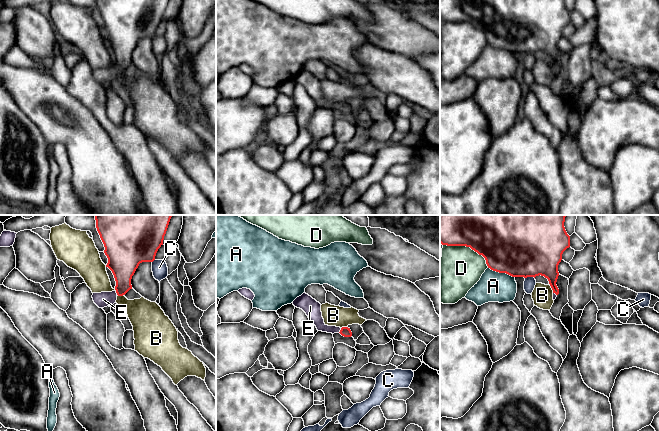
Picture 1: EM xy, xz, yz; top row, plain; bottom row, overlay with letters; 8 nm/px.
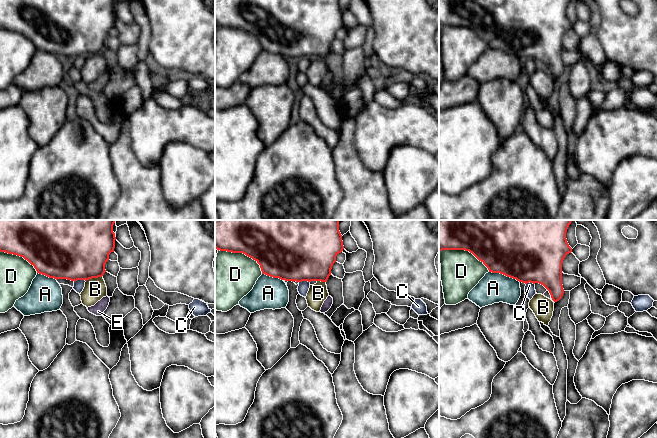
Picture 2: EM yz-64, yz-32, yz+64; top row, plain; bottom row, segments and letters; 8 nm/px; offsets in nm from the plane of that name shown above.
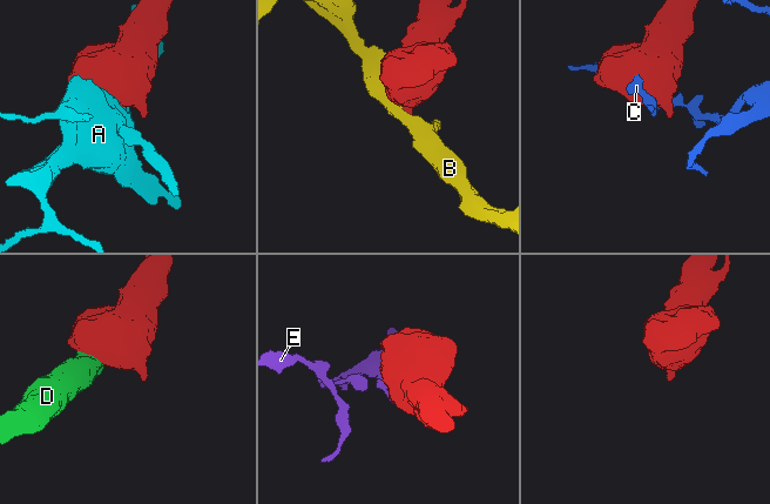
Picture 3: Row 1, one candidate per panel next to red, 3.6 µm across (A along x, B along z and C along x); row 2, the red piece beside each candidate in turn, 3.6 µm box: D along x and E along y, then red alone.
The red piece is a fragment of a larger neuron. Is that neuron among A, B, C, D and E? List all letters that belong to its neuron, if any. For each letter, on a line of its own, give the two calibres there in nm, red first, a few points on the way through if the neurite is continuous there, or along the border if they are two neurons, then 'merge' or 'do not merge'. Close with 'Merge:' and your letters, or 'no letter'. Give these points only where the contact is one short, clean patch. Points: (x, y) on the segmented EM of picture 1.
A: 500/240 nm | do not merge
B: 240/170 nm | along yz (549, 285), (553, 292) | do not merge
C: 500/100 nm | do not merge
D: 500/340 nm | do not merge
E: 80/120 nm | across xz (345, 331), (340, 330), (325, 328), (314, 313) | merge
Merge: E

